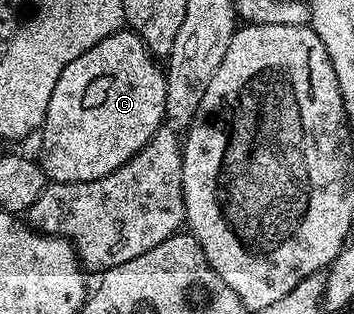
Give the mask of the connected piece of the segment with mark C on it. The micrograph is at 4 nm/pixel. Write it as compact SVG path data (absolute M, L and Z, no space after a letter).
M120 29L115 31L109 37L105 37L101 41L97 41L97 45L93 45L93 49L89 49L85 53L81 53L81 57L77 57L77 61L69 61L69 65L65 65L65 69L61 73L61 77L57 77L57 85L53 85L53 93L49 97L49 105L47 106L47 114L43 116L43 126L39 139L39 155L37 154L37 162L39 168L47 176L52 183L80 183L81 181L97 181L101 177L105 177L109 173L113 173L121 165L125 165L125 161L129 161L129 157L133 157L147 142L153 137L153 133L157 128L164 126L167 119L167 110L165 109L165 93L167 89L167 77L162 66L157 64L156 56L152 55L149 48L141 41L141 37L136 35L130 29Z

